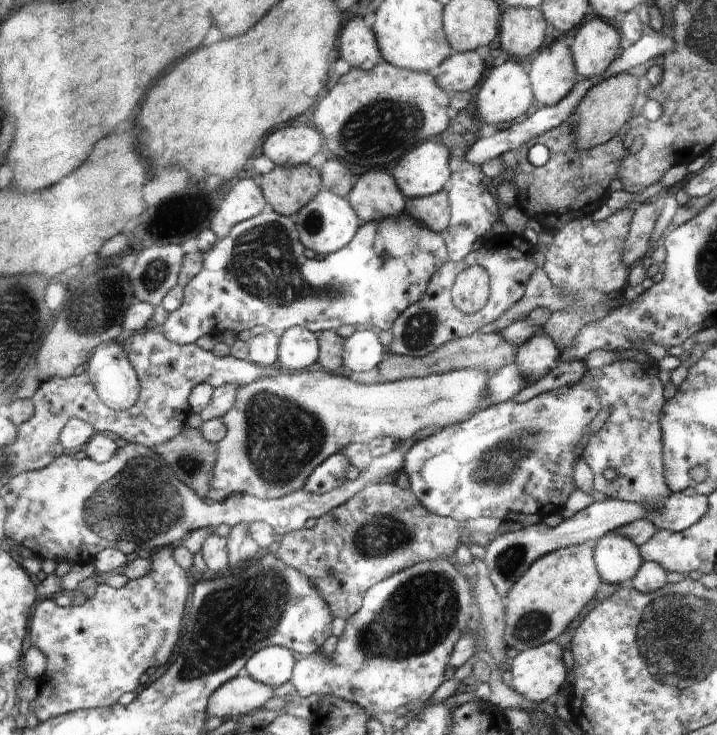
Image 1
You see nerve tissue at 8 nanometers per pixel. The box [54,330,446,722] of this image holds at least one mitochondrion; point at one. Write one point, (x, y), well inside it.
(214, 642)

